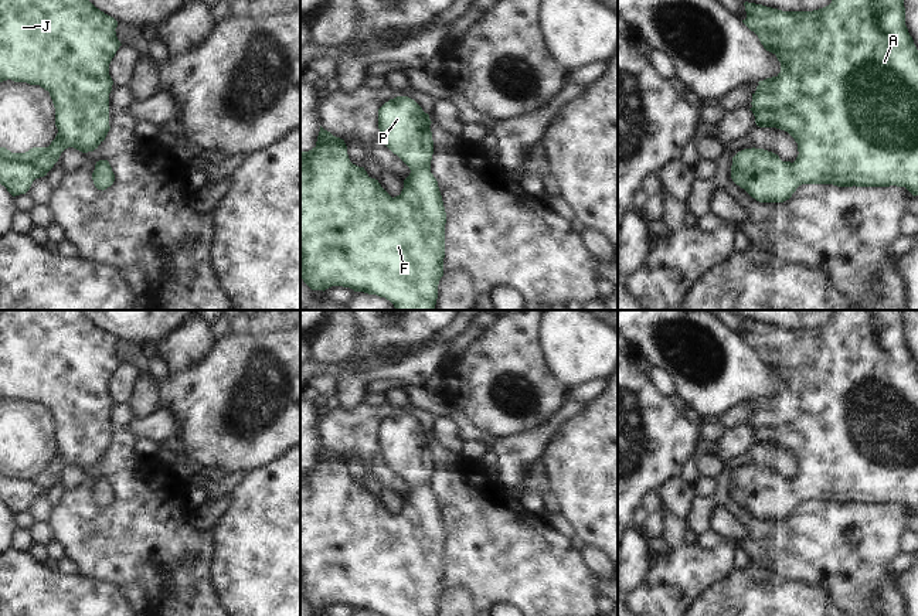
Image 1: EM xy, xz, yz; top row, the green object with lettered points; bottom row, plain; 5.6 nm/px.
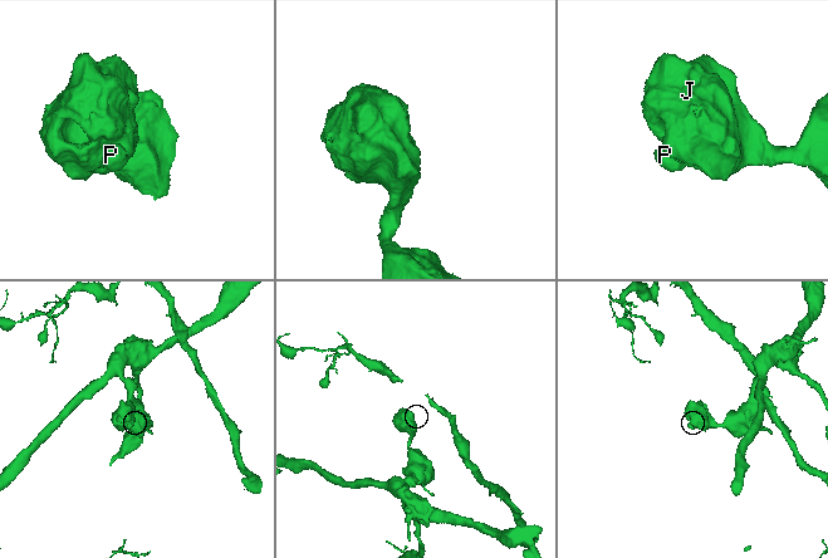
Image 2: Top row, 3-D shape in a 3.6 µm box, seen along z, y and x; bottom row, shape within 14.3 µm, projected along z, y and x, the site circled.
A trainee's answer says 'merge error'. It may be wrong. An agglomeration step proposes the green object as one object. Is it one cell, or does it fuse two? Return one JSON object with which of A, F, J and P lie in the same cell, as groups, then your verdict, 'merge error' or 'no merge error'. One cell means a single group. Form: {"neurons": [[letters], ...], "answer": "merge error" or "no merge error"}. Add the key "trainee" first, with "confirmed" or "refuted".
{"trainee": "refuted", "neurons": [["A", "F", "J", "P"]], "answer": "no merge error"}

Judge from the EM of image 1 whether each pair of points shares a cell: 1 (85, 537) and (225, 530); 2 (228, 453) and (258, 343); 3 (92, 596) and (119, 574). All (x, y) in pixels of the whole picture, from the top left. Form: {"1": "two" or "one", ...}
{"1": "two", "2": "one", "3": "two"}

